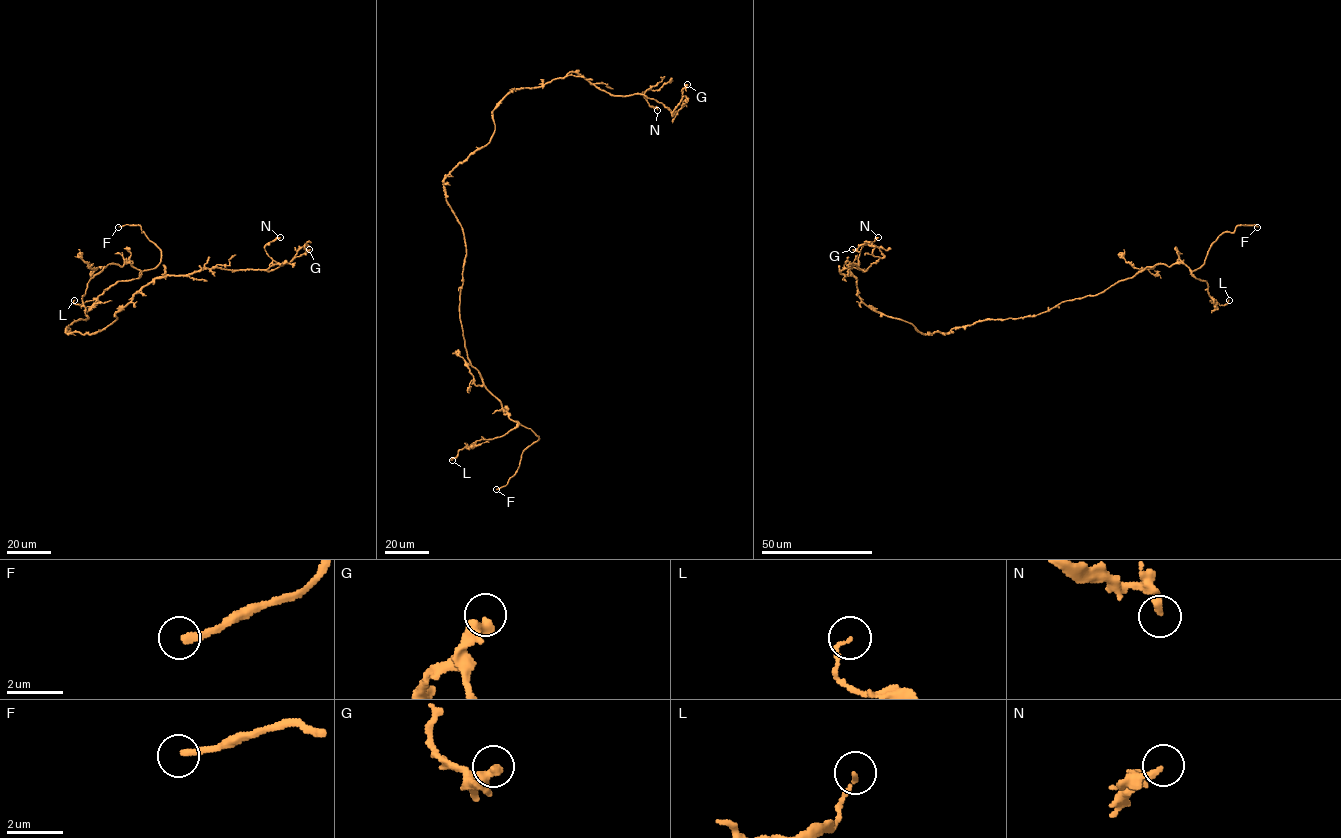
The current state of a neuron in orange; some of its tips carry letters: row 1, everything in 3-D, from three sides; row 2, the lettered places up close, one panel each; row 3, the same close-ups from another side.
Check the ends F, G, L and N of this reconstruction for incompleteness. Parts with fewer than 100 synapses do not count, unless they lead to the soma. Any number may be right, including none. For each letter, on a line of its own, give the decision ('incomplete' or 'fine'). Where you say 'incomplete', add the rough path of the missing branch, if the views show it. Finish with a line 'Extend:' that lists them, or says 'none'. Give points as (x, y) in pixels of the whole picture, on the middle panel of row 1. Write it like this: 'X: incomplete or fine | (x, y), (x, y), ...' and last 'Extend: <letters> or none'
F: incomplete | (496, 489), (472, 492), (441, 467), (428, 466)
G: fine
L: fine
N: fine
Extend: F

